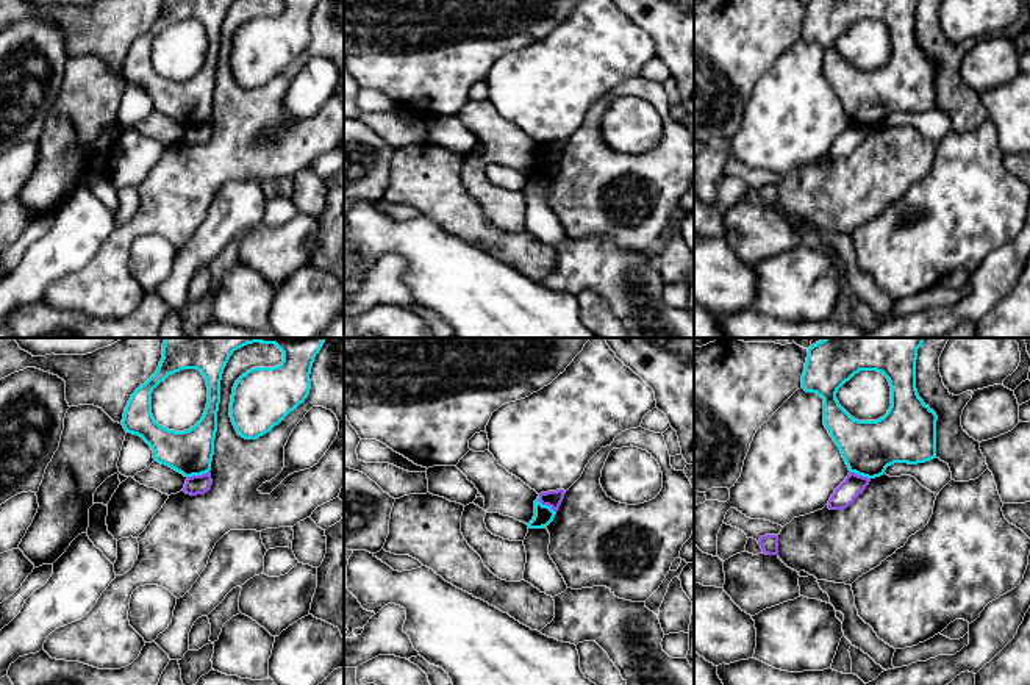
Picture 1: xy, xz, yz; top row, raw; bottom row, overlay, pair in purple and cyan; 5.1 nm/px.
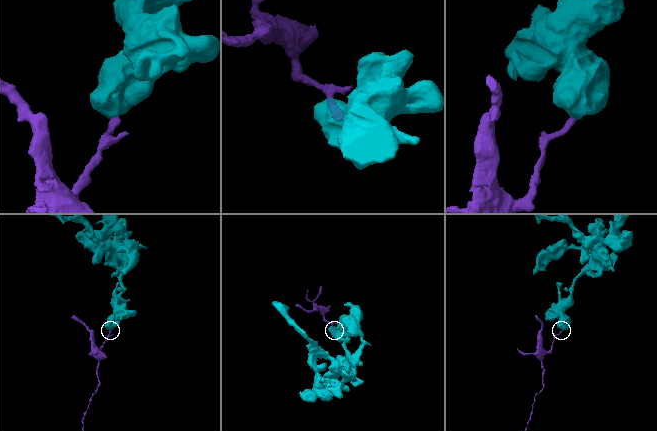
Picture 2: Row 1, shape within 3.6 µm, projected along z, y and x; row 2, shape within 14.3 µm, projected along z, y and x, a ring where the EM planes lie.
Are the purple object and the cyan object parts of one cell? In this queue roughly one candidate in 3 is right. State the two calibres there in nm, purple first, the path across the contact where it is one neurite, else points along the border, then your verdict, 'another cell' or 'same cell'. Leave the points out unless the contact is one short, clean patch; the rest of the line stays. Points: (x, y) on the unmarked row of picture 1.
calibres 90 and 100 nm; border xz (538, 146), (543, 154), (547, 154), (555, 161); another cell

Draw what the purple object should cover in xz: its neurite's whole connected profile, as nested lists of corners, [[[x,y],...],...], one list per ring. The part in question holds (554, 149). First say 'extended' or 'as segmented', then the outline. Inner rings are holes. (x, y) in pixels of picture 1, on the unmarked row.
as segmented; [[[556,139],[556,141],[547,141],[539,144],[539,152],[542,155],[549,155],[553,161],[558,161],[563,149],[564,149],[566,141],[564,139]]]

